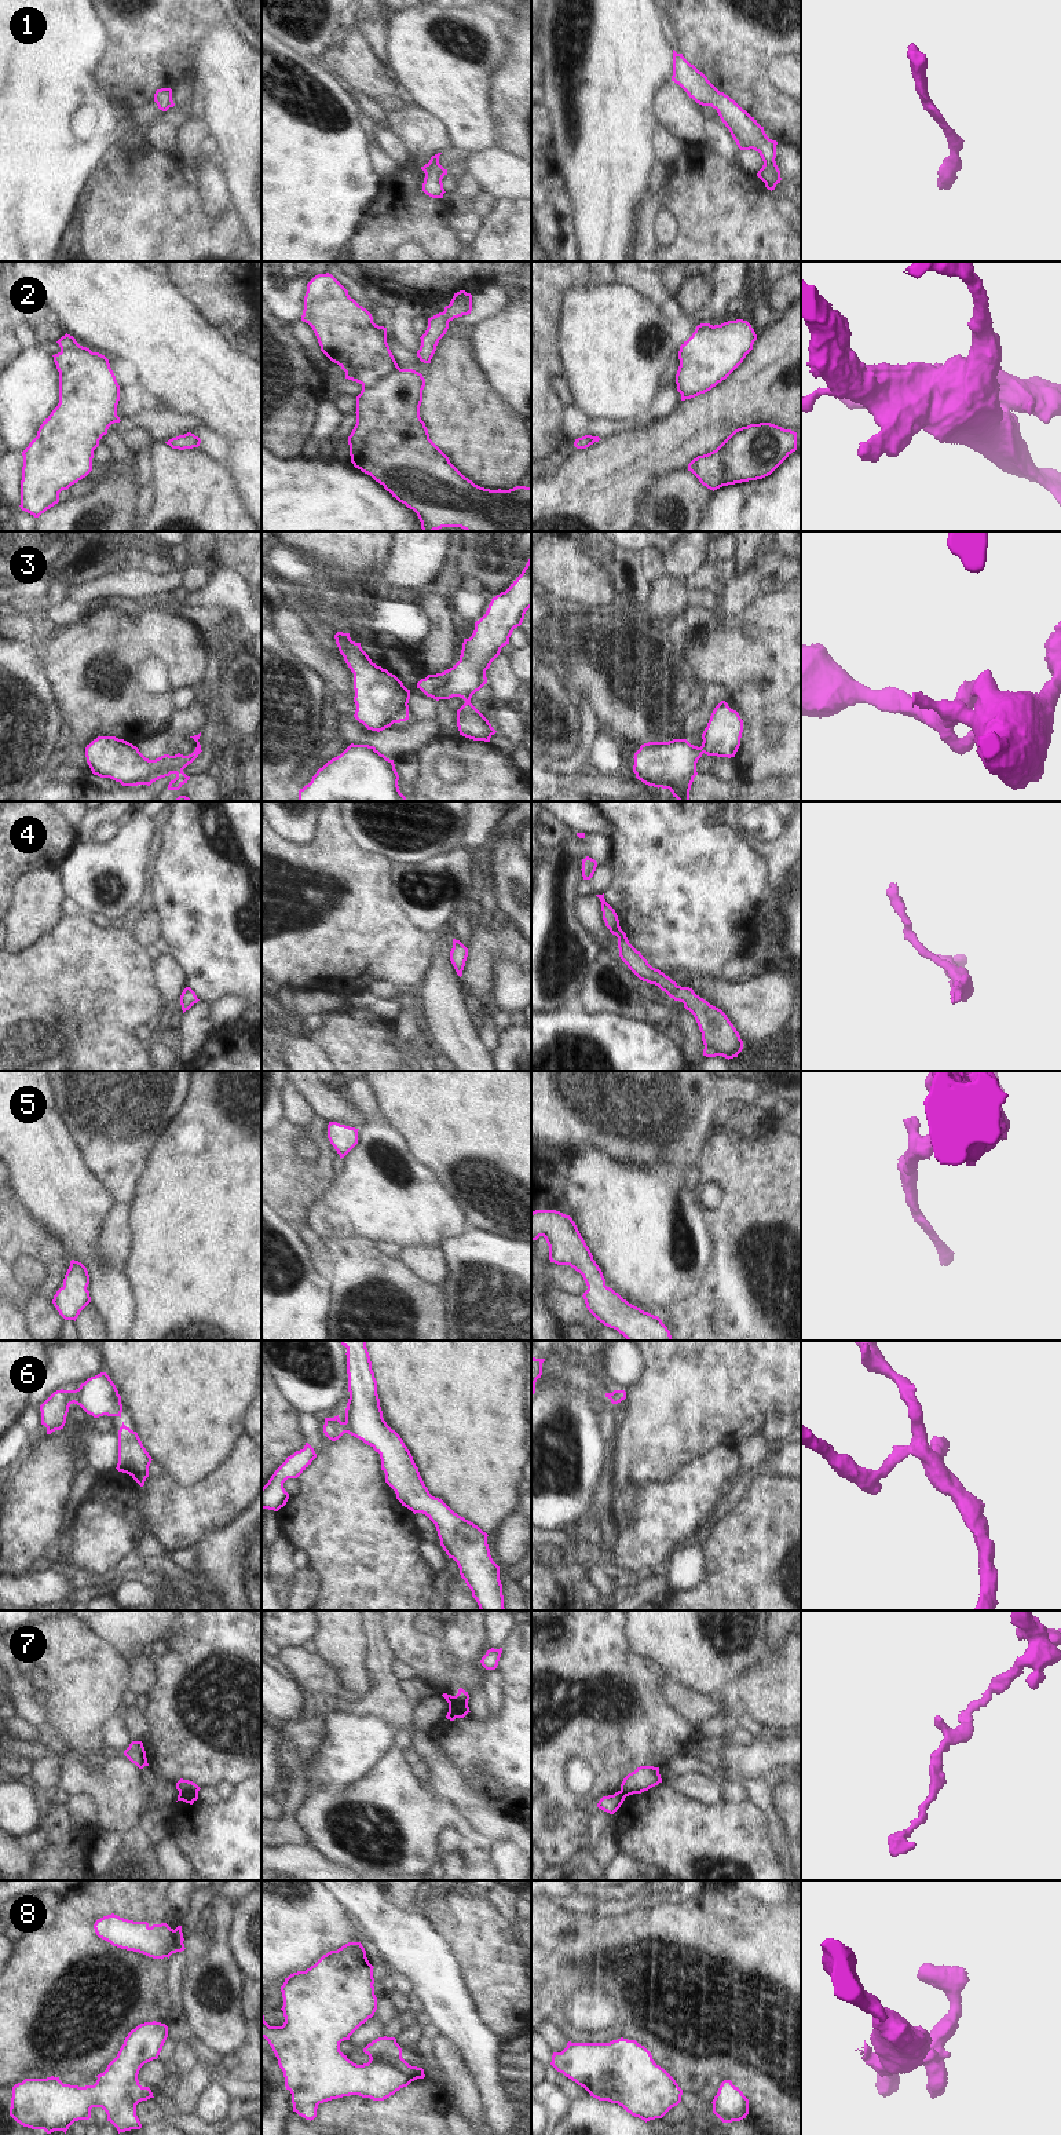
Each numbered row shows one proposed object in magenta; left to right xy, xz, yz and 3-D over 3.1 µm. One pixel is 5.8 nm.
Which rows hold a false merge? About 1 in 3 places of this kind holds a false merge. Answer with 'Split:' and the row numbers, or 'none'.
Split: 6, 7.

